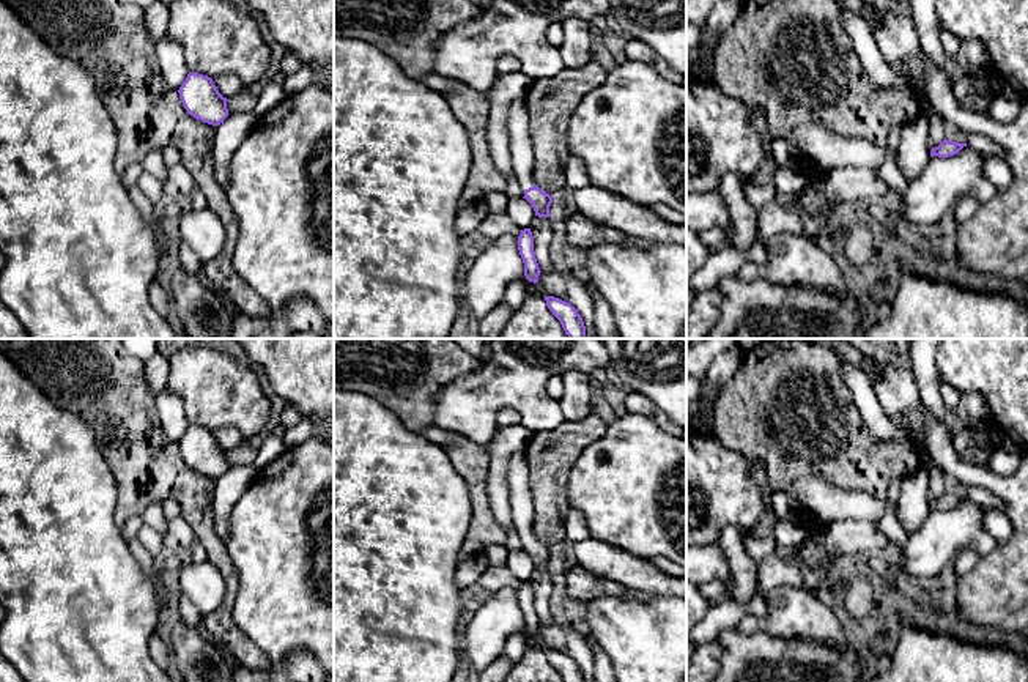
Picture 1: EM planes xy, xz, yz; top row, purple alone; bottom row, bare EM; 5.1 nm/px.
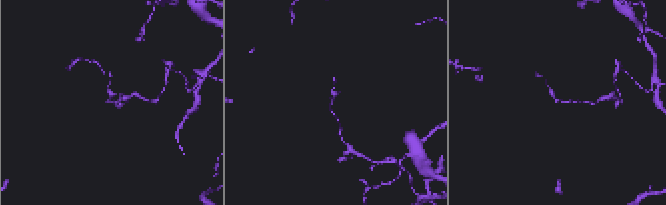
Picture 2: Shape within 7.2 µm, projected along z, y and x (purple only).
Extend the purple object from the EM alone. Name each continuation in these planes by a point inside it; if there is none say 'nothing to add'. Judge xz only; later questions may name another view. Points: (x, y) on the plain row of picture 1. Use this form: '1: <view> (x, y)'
1: xz (518, 478)

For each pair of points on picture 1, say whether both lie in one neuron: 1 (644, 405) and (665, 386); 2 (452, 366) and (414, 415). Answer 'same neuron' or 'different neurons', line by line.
1: different neurons
2: same neuron

